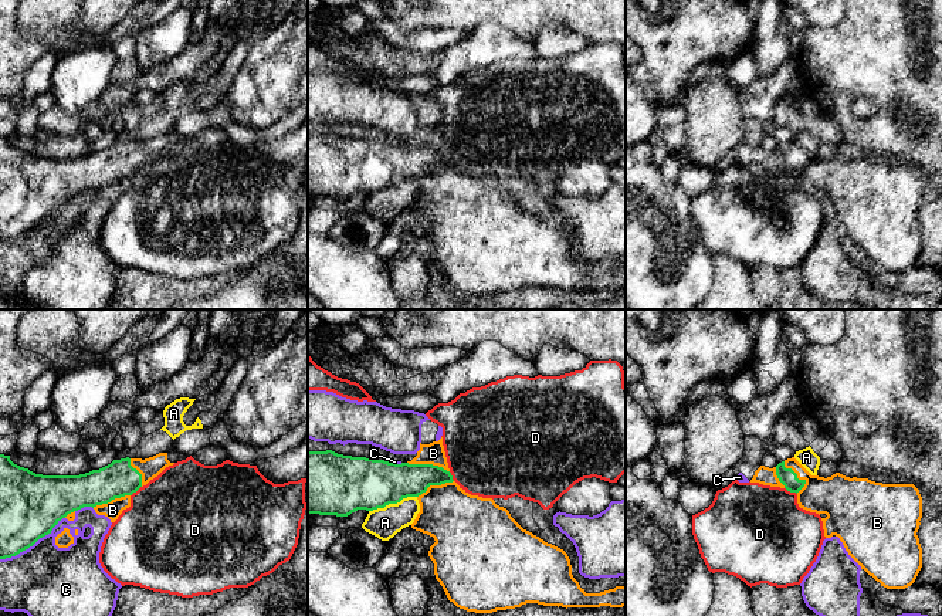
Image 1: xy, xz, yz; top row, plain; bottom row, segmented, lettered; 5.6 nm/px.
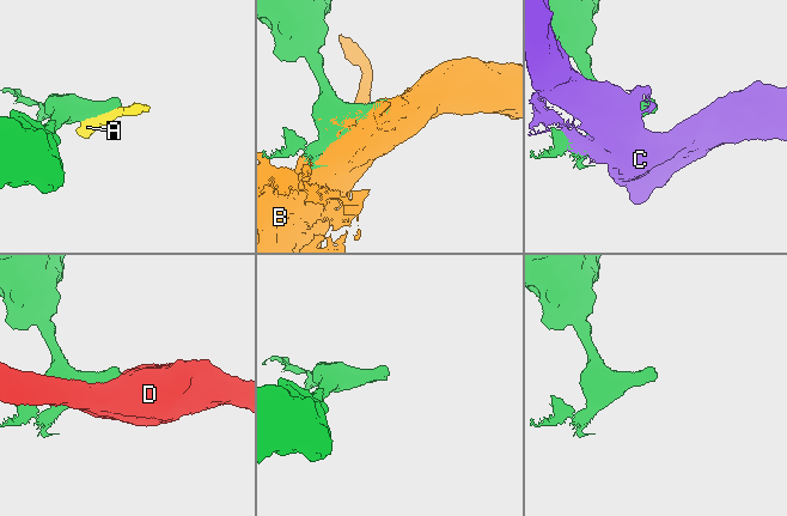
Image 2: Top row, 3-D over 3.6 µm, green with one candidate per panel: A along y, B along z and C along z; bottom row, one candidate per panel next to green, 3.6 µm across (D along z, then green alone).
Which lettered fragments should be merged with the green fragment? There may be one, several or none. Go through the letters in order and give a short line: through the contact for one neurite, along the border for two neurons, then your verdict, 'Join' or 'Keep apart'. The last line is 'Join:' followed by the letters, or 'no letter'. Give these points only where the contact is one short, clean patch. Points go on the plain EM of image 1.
A: Keep apart
B: Keep apart
C: Keep apart
D: Line: yz (785, 169), (796, 176). Keep apart
Join: no letter

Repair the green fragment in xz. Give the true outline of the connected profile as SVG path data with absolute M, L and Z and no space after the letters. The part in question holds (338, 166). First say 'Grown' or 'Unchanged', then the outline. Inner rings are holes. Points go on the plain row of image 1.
Unchanged. M332 132L308 133L308 196L348 199L358 192L373 193L407 179L419 179L430 167L453 163L450 153L433 146L396 146Z

